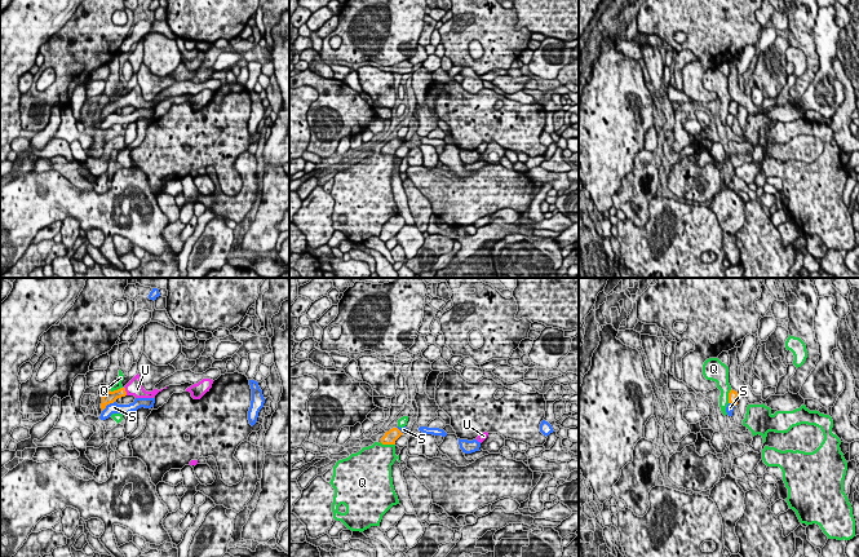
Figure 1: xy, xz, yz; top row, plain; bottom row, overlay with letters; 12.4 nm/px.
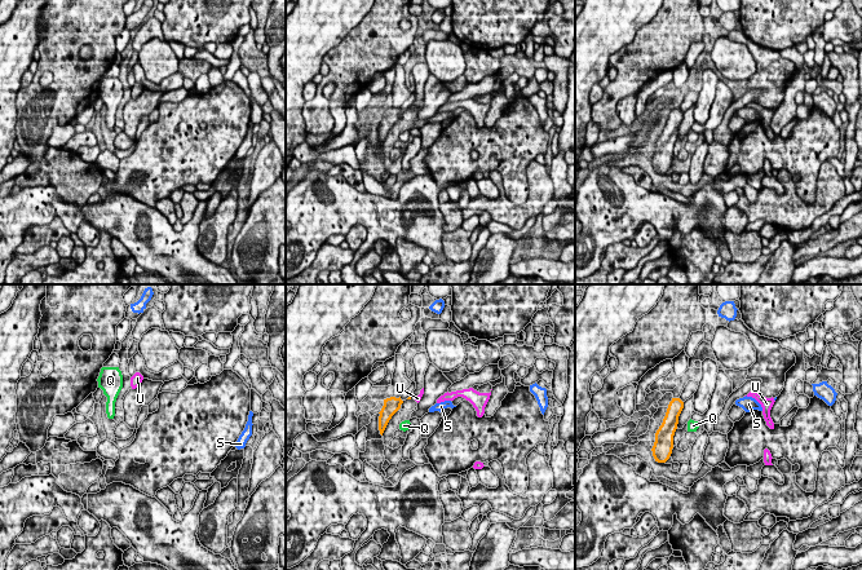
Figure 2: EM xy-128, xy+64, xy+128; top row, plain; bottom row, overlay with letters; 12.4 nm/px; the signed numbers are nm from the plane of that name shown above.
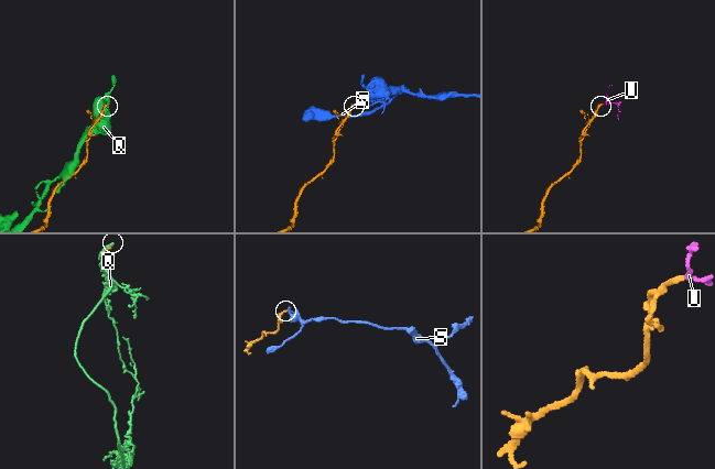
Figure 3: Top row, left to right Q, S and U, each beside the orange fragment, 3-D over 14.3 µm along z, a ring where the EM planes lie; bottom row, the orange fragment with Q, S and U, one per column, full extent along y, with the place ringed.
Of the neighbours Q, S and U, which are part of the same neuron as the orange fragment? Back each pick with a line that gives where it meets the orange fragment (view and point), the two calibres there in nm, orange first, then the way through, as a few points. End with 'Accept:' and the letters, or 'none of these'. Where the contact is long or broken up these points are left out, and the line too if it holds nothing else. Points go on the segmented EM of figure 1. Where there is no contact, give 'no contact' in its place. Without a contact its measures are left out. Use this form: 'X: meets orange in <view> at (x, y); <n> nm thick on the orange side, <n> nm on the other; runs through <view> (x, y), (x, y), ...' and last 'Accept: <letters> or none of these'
U: meets orange in xy at (124, 390); 160 nm thick on the orange side, 190 nm on the other; runs through xy (110, 397), (124, 390), (134, 387)
Accept: U

